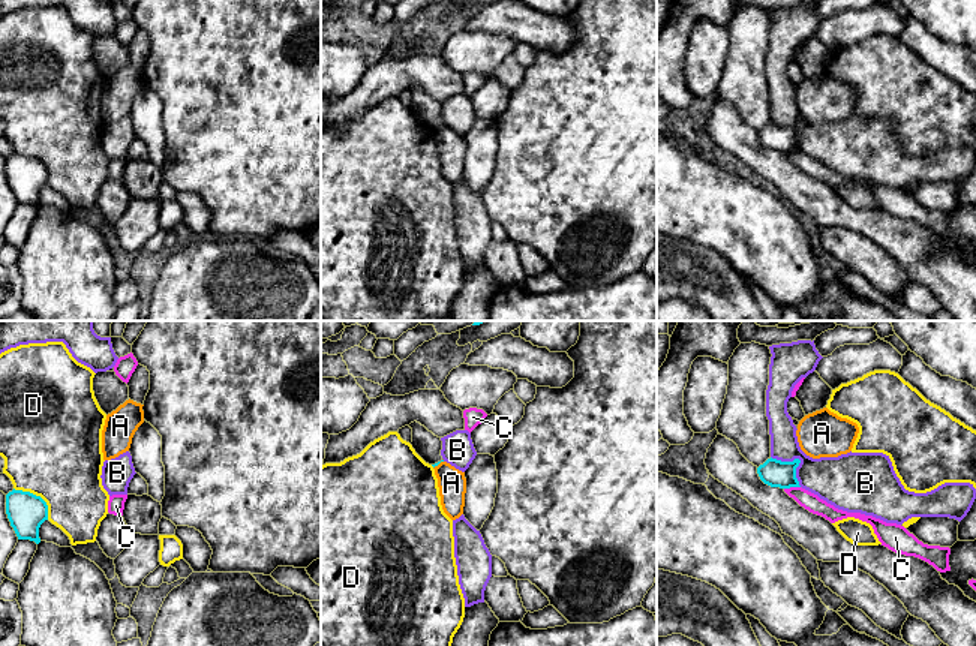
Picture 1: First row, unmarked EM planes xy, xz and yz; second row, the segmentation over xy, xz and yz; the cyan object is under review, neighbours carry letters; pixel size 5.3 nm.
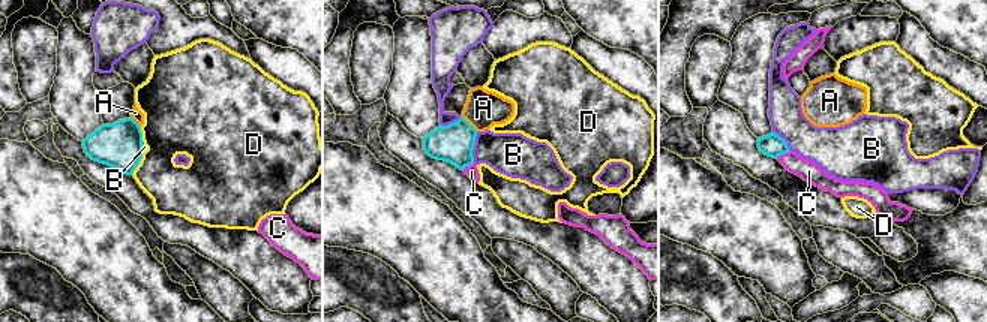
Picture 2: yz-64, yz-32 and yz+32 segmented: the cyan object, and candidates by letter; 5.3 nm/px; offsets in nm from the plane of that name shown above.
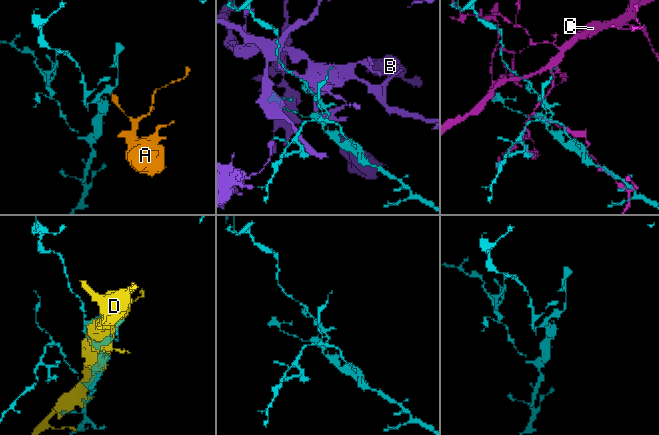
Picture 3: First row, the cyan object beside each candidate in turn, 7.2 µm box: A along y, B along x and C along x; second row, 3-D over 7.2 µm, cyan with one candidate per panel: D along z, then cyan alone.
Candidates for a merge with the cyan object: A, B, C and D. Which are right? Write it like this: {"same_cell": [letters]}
{"same_cell": []}

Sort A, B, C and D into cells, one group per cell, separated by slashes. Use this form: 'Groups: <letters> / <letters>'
Groups: A / B / C / D

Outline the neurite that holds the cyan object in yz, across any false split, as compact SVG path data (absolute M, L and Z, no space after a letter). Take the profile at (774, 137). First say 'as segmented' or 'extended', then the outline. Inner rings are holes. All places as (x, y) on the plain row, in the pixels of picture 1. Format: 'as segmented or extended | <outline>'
as segmented | M771 121L757 132L757 138L760 144L771 151L801 151L796 142L796 132L799 127L799 123L795 123L793 126L781 126Z

